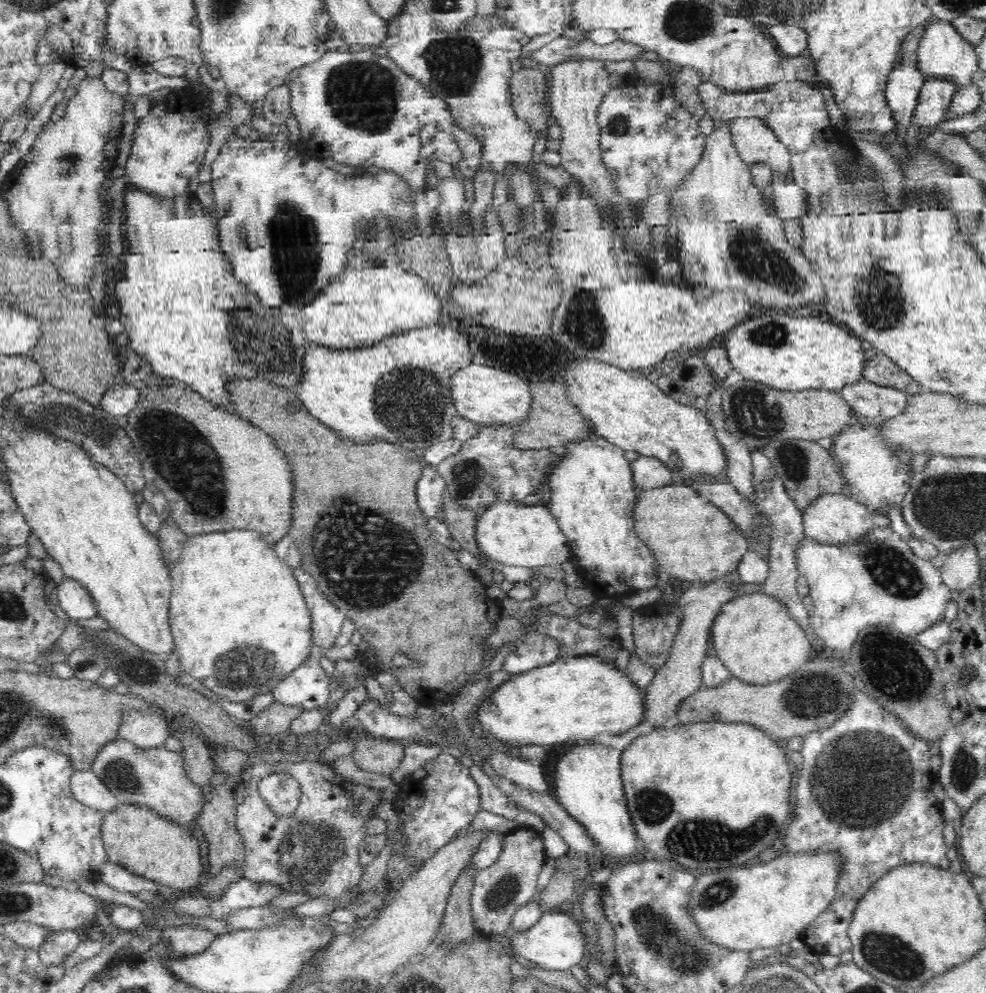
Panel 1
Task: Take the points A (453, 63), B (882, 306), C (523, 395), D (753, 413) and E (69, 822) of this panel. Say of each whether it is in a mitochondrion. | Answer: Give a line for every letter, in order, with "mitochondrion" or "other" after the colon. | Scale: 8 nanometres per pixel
A: mitochondrion
B: mitochondrion
C: other
D: mitochondrion
E: other

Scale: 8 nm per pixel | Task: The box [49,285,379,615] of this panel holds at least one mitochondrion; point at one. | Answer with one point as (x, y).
(179, 451)

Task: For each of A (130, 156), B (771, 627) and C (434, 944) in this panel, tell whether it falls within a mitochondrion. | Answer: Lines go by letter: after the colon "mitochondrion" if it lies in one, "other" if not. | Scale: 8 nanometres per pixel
A: other
B: other
C: other

